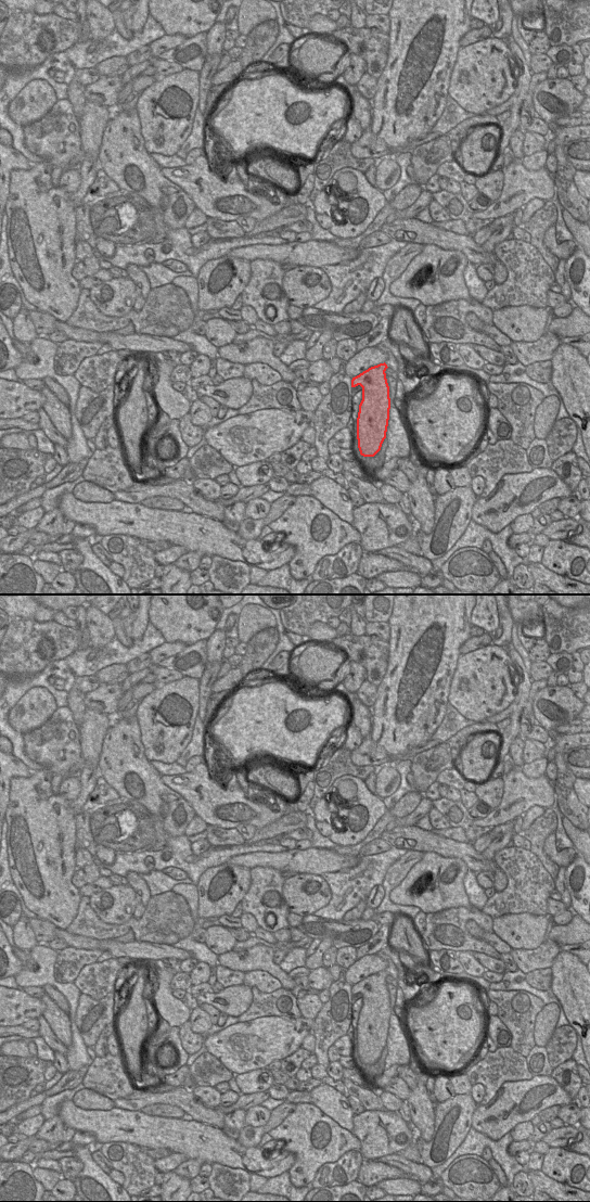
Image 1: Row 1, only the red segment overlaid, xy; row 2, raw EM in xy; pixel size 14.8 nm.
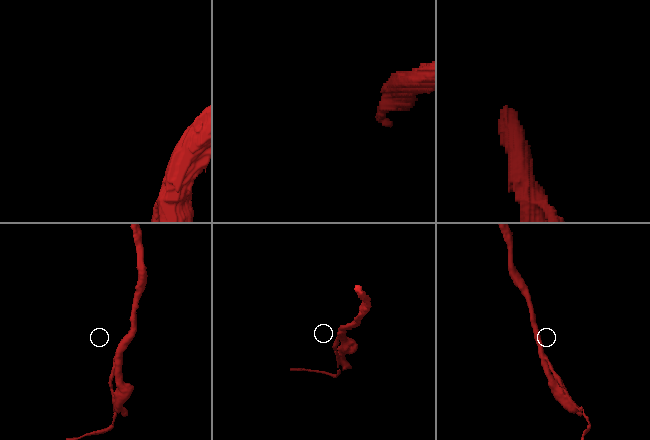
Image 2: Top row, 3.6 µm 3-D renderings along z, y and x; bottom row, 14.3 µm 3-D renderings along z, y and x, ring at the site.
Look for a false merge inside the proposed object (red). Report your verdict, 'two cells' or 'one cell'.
one cell

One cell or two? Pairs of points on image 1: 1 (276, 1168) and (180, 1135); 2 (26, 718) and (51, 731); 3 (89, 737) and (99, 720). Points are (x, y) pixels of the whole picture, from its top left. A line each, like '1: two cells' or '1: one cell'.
1: one cell
2: two cells
3: one cell

